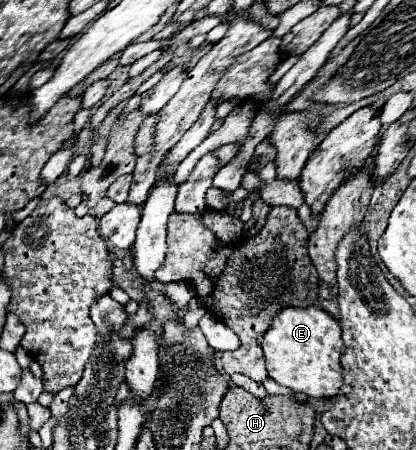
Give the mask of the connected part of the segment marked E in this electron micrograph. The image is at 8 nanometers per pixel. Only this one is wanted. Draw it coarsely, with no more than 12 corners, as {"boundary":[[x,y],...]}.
{"boundary":[[286,307],[262,341],[268,375],[306,397],[342,385],[340,323]]}

